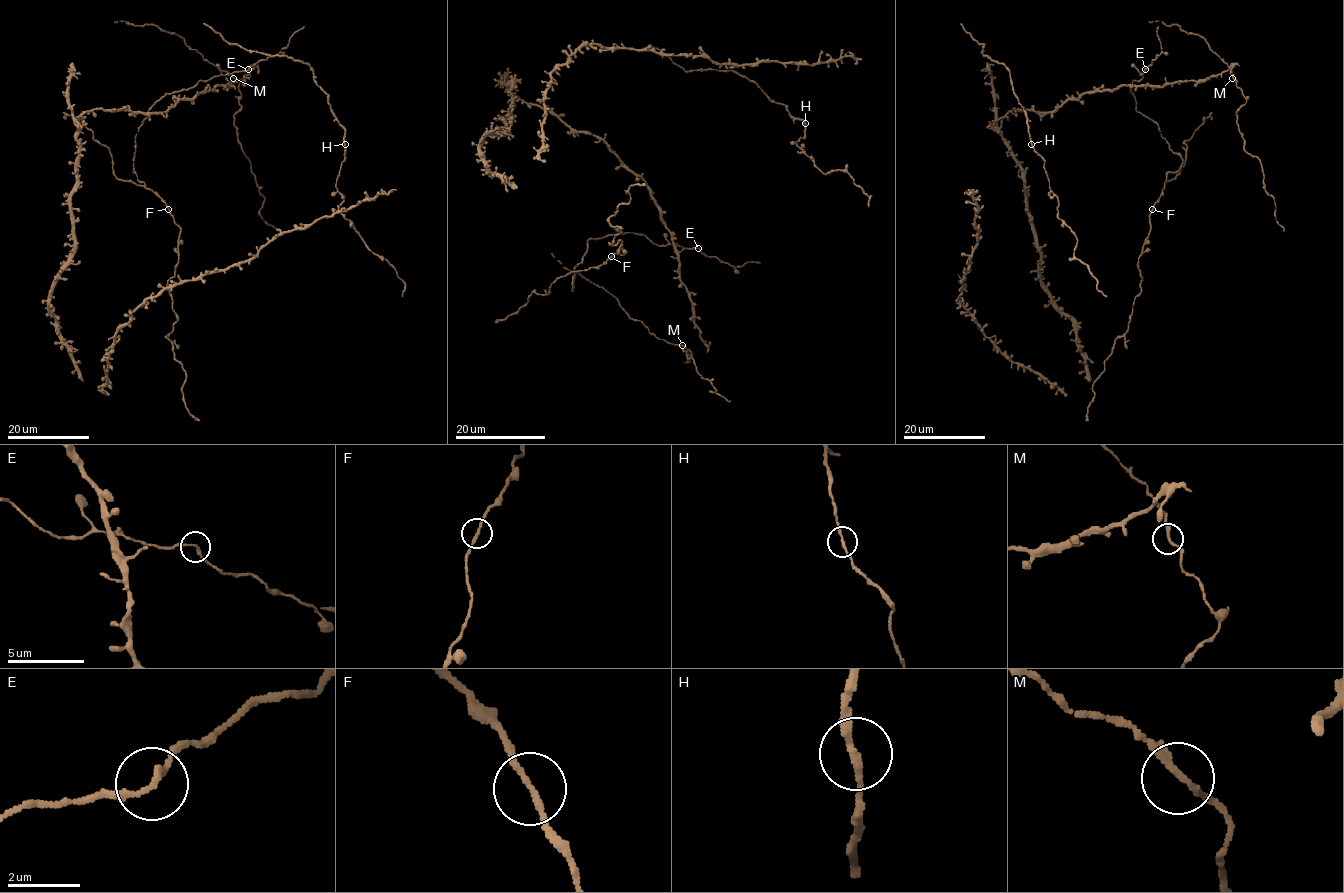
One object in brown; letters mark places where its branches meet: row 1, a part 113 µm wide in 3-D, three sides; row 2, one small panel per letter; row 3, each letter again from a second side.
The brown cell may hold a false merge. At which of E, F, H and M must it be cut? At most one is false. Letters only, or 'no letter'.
no letter

